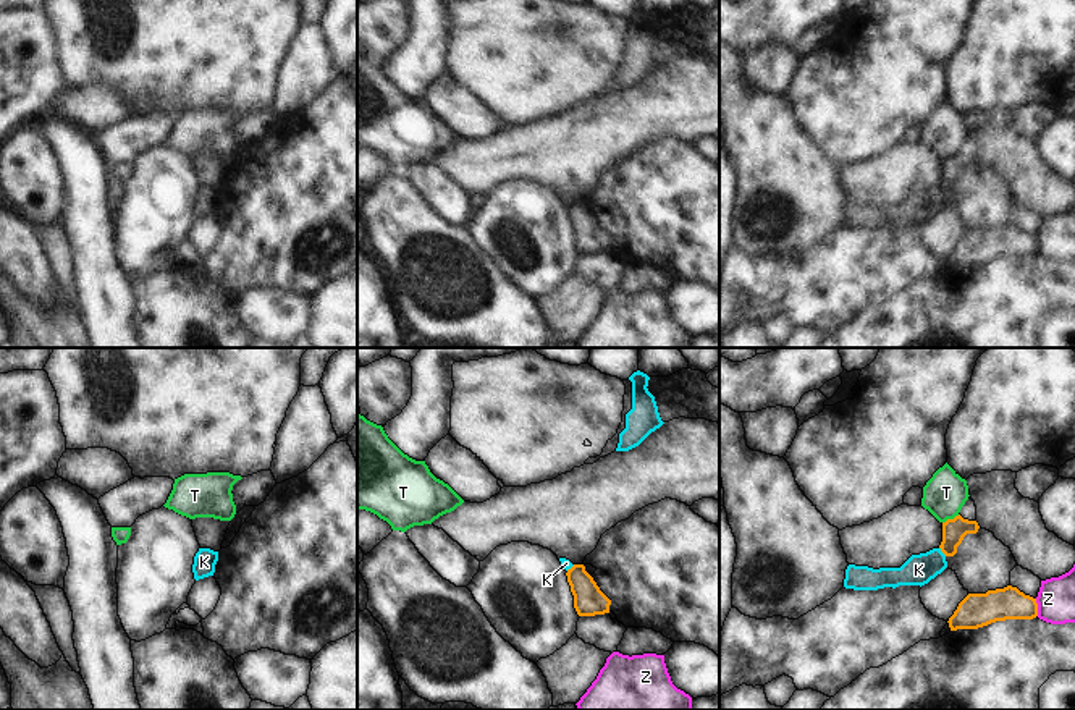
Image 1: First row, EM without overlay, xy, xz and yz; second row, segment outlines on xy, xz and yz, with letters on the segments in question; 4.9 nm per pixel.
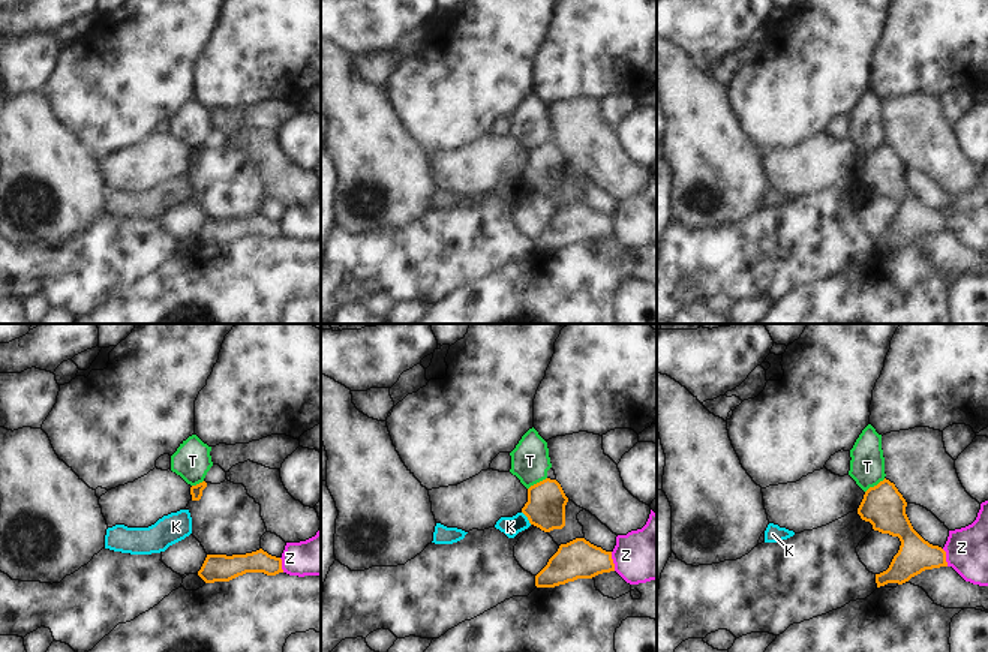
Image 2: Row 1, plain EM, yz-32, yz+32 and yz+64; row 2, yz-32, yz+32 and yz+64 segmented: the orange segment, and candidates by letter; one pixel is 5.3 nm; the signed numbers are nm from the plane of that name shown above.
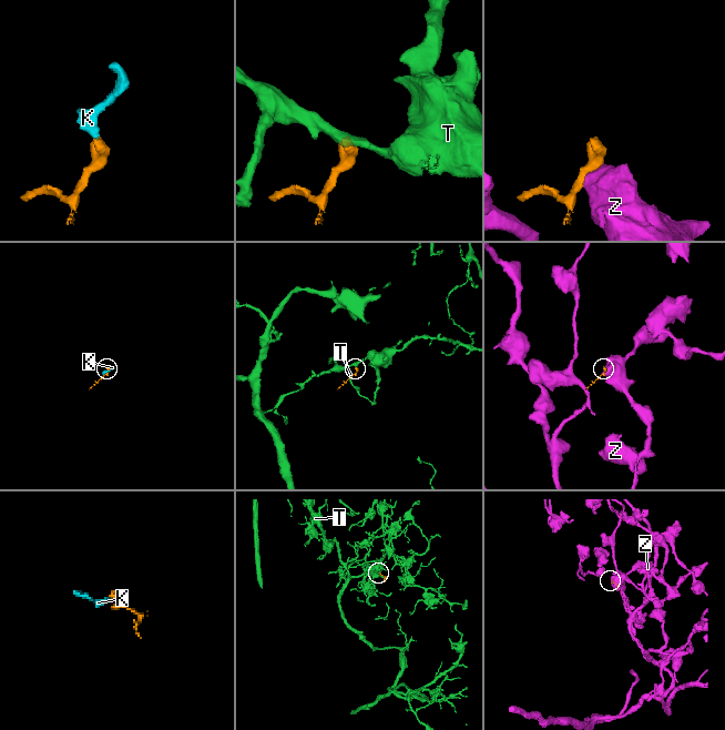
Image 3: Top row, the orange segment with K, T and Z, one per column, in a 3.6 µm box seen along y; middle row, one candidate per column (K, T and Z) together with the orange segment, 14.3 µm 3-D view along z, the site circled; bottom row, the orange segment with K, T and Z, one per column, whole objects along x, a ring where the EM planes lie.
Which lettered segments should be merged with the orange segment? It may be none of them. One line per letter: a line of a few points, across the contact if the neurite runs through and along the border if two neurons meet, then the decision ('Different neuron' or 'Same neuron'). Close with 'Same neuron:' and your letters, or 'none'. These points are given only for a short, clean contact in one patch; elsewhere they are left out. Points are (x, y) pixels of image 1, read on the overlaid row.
K: Line: yz (940, 547), (946, 555). Different neuron
T: Line: yz (959, 515), (943, 523). Different neuron
Z: Line: yz (1035, 599), (1038, 615). Different neuron
Same neuron: none

